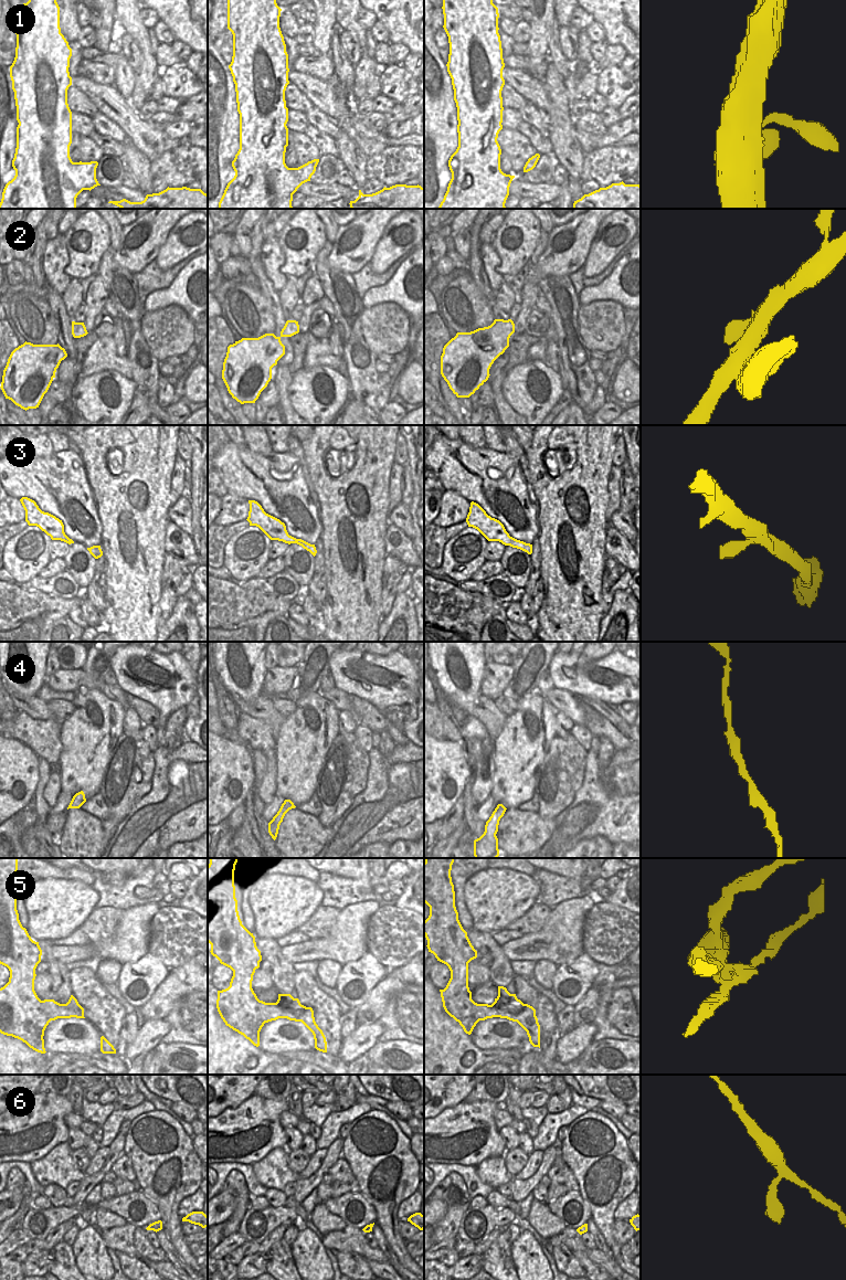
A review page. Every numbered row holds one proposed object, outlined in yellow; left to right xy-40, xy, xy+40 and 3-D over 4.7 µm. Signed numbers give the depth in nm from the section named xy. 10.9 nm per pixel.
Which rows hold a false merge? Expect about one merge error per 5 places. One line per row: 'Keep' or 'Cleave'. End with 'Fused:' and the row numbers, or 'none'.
1: Keep
2: Keep
3: Keep
4: Keep
5: Cleave
6: Keep
Fused: 5.

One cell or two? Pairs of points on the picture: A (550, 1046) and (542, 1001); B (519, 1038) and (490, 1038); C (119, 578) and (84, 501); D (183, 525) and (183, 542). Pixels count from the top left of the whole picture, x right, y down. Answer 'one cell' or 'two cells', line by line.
A: one cell
B: one cell
C: two cells
D: two cells

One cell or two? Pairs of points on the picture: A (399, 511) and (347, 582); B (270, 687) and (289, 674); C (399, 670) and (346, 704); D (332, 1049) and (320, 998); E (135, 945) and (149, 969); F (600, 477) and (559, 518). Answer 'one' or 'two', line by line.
A: two
B: one
C: two
D: one
E: two
F: one

